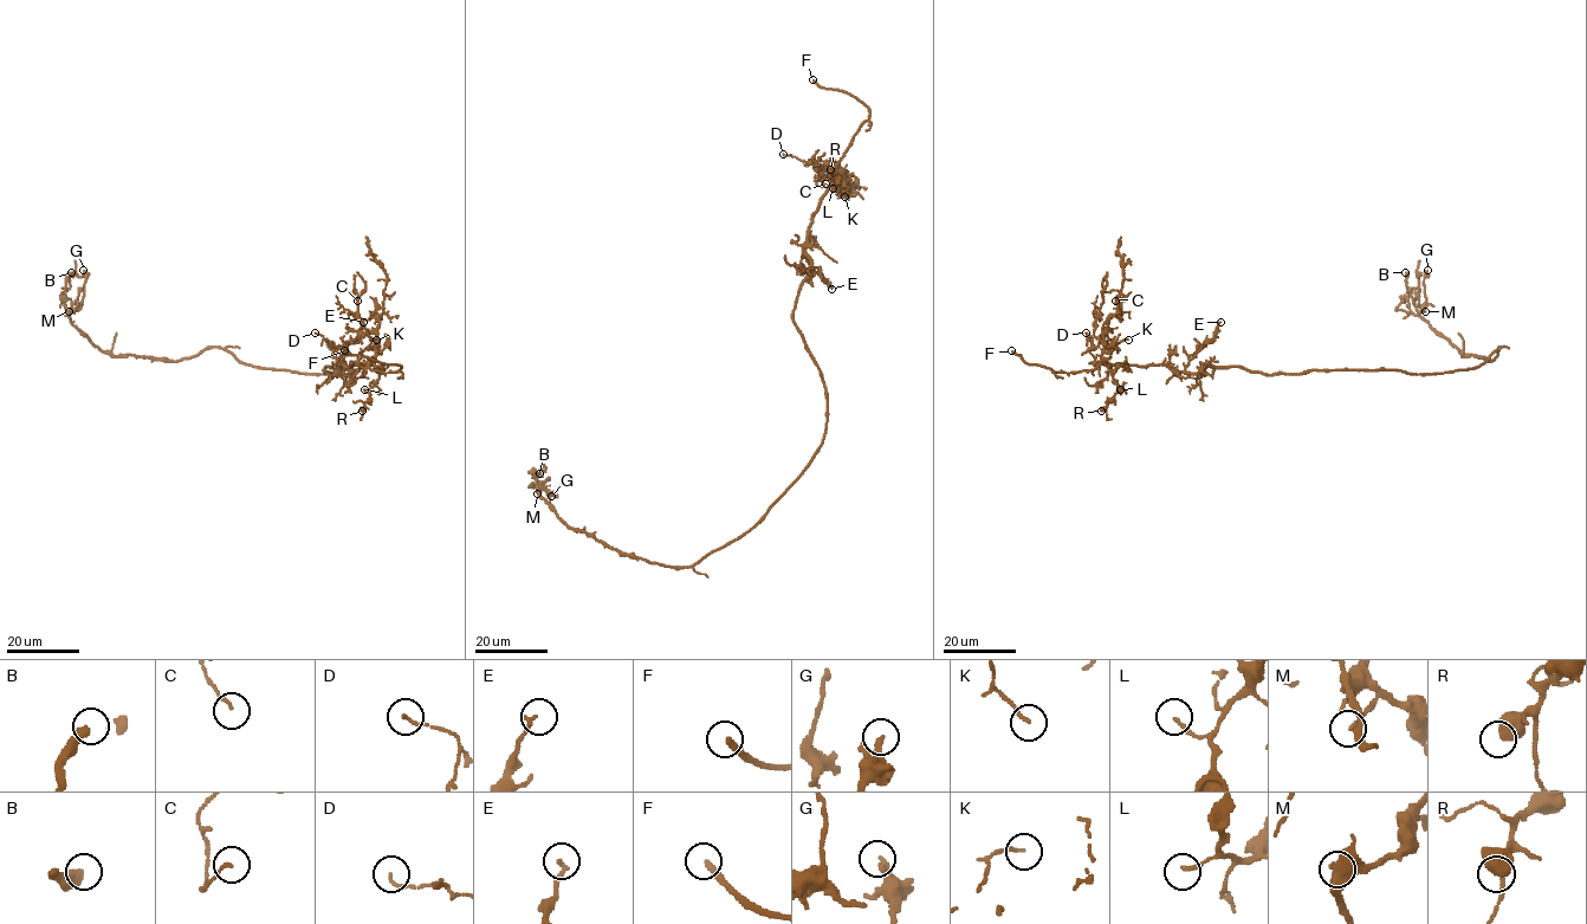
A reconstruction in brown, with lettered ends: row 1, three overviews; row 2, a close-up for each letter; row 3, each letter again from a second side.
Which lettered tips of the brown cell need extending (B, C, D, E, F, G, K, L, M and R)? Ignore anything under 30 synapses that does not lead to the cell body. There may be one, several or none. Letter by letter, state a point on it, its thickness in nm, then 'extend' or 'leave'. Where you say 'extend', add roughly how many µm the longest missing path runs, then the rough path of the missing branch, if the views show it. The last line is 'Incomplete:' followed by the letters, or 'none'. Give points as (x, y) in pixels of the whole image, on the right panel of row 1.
B: at (1405, 272); 440 nm thick; leave
C: at (1115, 301); 120 nm thick; leave
D: at (1086, 333); 110 nm thick; leave
E: at (1220, 322); 180 nm thick; leave
F: at (1011, 350); 280 nm thick; extend; about 25 µm are missing; missing branch runs (1011, 350), (1010, 328), (1001, 299)
G: at (1427, 270); 200 nm thick; leave
K: at (1128, 340); 130 nm thick; leave
L: at (1120, 389); 160 nm thick; leave
M: at (1425, 311); 130 nm thick; leave
R: at (1101, 411); 750 nm thick; leave
Incomplete: F

